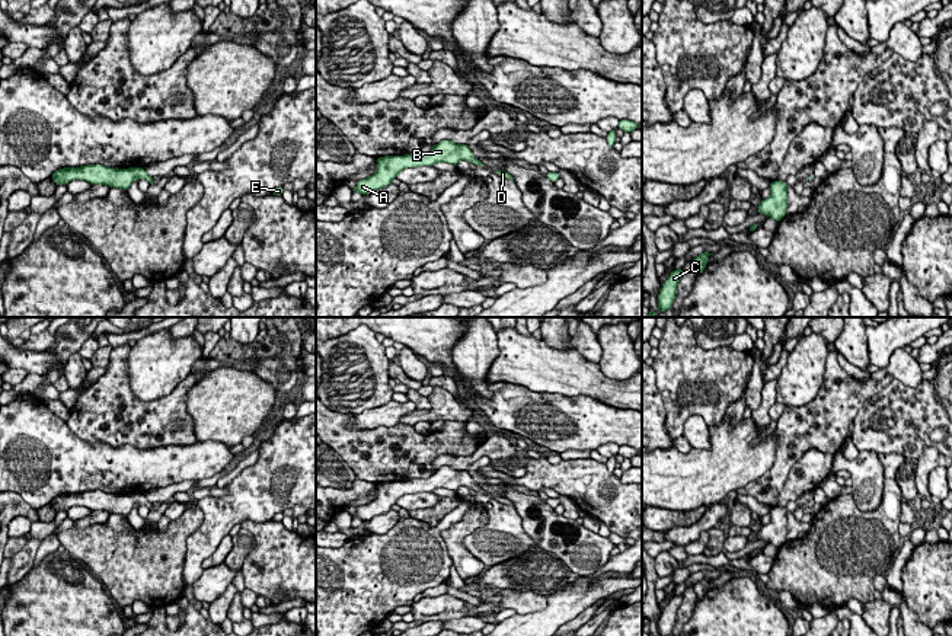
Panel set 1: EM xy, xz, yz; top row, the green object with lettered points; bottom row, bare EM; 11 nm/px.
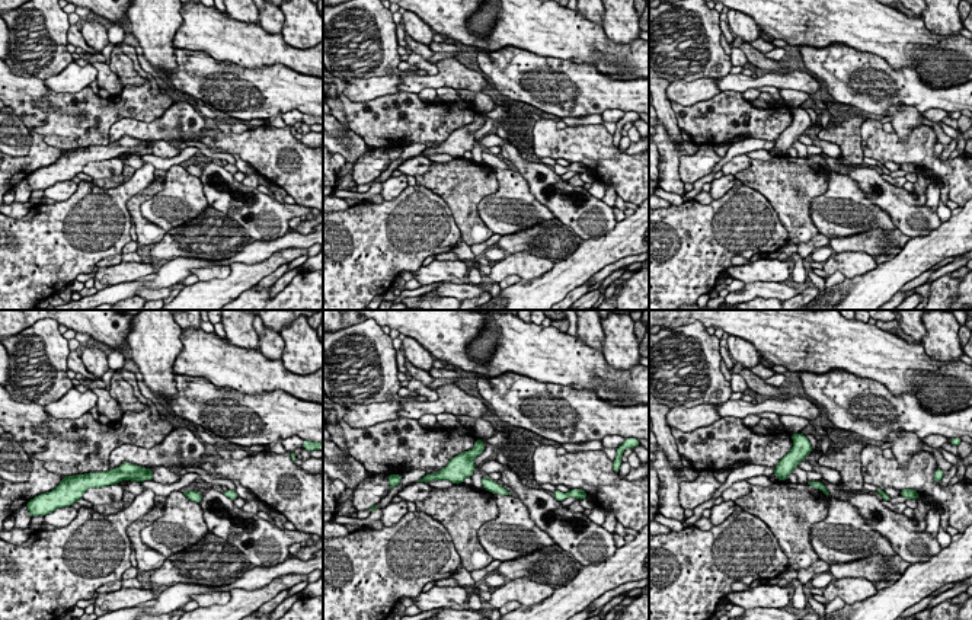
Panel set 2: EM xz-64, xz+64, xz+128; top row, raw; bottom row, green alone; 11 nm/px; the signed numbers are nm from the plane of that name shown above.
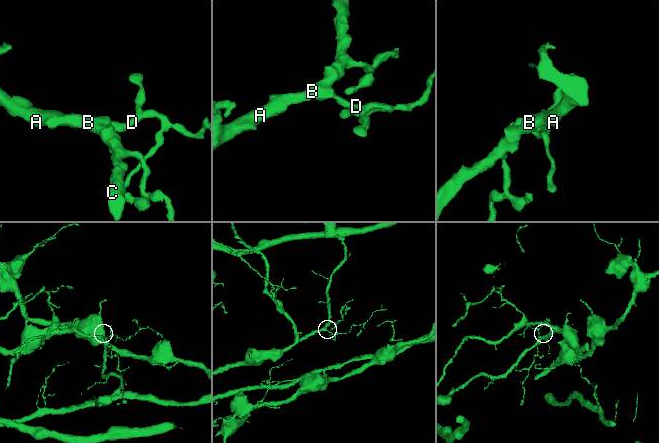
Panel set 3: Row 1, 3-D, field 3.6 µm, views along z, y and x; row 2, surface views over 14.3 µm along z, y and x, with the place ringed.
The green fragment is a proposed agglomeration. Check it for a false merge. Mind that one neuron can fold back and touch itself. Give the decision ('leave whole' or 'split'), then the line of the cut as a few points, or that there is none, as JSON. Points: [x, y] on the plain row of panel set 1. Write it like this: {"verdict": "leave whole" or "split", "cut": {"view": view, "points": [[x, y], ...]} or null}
{"verdict": "leave whole", "cut": null}

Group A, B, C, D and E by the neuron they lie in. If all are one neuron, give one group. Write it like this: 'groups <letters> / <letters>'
groups A B C D E

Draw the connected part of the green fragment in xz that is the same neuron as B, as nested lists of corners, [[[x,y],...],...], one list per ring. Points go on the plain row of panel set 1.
[[[443,466],[428,479],[377,483],[377,496],[371,502],[358,506],[352,517],[357,517],[362,521],[370,521],[376,515],[389,512],[403,495],[434,492],[438,488],[456,492],[460,486],[472,488],[480,493],[486,493],[485,489],[473,483],[469,472]]]

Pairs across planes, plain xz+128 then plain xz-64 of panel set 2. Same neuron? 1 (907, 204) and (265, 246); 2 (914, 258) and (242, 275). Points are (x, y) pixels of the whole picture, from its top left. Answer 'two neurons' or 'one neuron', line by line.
1: two neurons
2: one neuron

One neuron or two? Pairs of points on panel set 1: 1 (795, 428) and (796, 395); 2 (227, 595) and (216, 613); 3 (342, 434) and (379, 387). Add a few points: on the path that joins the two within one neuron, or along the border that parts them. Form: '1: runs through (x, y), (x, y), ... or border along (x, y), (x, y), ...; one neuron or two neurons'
1: border along (823, 383), (811, 400), (802, 405), (786, 406); two neurons
2: runs through (224, 600), (219, 609); one neuron
3: border along (331, 409), (352, 414); two neurons

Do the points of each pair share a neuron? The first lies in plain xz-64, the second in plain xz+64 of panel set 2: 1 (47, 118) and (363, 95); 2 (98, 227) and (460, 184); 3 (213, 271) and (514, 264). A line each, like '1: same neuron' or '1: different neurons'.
1: different neurons
2: different neurons
3: same neuron

